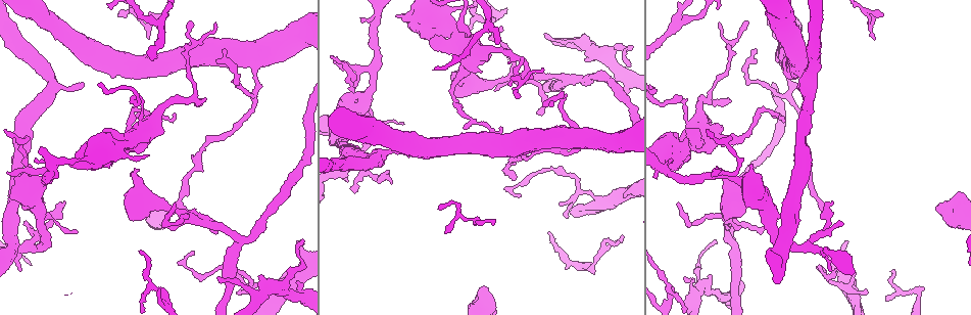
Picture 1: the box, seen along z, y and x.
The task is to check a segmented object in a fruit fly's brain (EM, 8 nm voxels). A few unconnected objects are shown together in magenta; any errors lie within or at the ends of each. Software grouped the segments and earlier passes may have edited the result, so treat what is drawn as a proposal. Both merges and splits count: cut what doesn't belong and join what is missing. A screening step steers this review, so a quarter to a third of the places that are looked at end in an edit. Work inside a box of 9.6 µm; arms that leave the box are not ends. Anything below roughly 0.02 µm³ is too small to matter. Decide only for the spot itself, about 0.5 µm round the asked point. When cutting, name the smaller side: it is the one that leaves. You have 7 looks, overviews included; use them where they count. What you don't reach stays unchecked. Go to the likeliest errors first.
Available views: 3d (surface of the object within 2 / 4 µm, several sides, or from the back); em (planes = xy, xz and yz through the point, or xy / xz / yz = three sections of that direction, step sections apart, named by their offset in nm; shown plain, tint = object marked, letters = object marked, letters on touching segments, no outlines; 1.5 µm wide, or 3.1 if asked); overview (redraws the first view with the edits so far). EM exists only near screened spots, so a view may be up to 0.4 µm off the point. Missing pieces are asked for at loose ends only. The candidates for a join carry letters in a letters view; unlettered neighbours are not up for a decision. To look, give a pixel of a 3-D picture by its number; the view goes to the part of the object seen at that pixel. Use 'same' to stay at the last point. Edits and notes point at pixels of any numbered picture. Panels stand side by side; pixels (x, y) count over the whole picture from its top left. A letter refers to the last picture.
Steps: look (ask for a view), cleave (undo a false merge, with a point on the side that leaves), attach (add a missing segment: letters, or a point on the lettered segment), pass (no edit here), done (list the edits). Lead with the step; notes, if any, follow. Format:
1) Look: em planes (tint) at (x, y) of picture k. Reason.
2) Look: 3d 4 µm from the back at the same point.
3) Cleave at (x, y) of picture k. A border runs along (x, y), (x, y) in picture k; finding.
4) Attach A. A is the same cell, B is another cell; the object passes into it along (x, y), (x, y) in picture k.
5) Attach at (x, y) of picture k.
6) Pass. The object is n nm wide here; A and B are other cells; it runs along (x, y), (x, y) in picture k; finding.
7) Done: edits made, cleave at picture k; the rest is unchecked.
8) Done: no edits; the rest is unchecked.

Look: em yz step 4 (plain) at (511, 74) of picture 1. Arms part here.

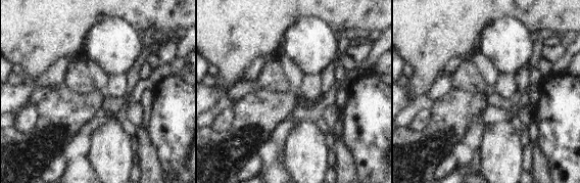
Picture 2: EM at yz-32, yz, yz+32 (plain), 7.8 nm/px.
Look: em yz step 4 (letters) at the same point. See the neighbours.

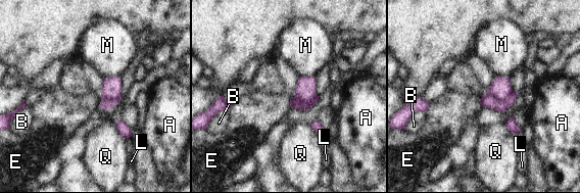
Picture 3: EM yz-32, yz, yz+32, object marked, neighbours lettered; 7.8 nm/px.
Cleave at (487, 100) of picture 3. The object is 90 nm wide here; A, B, E, L, M and Q are other cells; a border runs along (512, 91), (503, 100), (488, 92) in picture 3; two neurons meet here.

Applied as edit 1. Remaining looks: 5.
Look: 3d 2 µm at (299, 240) of picture 1. An open end.

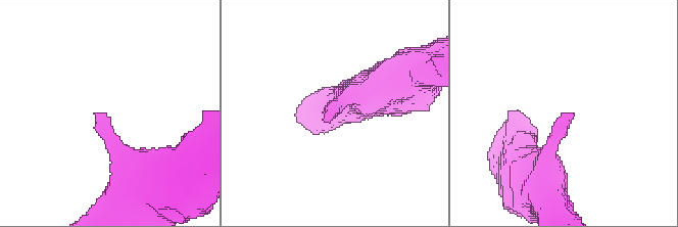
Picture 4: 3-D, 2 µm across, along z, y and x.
Look: em xy step 8 (letters) at (574, 115) of picture 4. Shape alone is not enough.

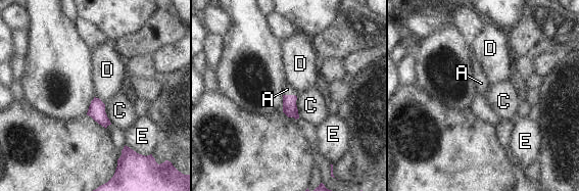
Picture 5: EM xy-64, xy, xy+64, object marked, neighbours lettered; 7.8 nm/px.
Attach A. A is the same cell, C, D and E are other cells; the object passes into it along (290, 109), (290, 95), (287, 89) in picture 5; it goes on there.

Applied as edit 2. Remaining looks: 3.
Look: 3d 2 µm at (755, 52) of picture 1. Tapers out.

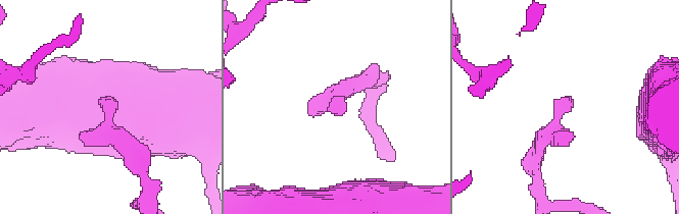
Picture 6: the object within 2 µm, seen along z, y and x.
Look: em planes (letters) at (570, 110) of picture 6. Need the tissue.

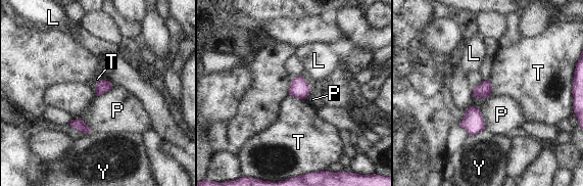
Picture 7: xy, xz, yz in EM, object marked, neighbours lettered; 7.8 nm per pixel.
Pass. L, P, T and Y are other cells; a border runs along (102, 79), (95, 86), (96, 95) in picture 7; no lettered segment goes on from it.

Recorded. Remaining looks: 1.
Done: edits made, cleave at picture 3, attach at picture 5; the rest is unchecked.

